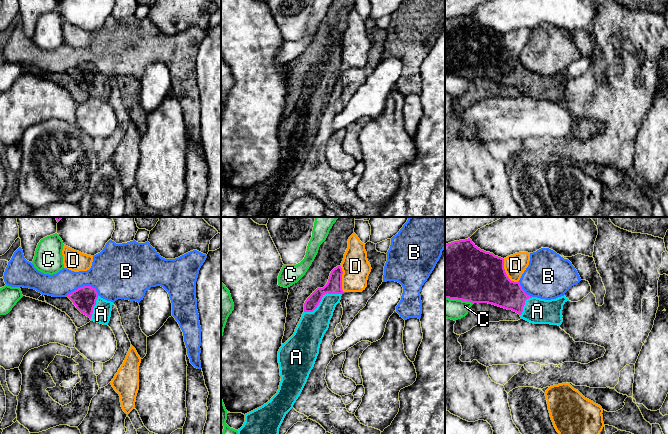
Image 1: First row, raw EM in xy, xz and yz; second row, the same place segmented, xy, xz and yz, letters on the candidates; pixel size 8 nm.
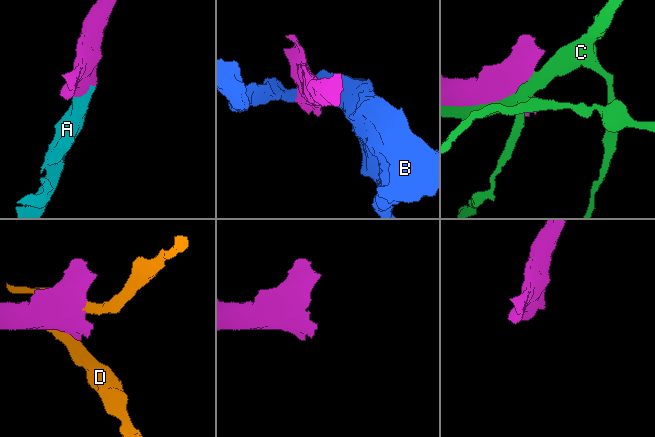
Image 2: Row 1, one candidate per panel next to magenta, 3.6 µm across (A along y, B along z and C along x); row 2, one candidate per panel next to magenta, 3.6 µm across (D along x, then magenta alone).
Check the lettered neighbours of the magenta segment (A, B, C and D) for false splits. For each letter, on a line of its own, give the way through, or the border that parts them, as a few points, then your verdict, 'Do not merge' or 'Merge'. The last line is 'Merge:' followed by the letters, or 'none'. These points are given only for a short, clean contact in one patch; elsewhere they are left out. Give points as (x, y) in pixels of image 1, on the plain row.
A: Path across: xz (334, 61), (321, 74), (321, 80), (312, 102). Merge
B: Boundary: xy (66, 71), (83, 62), (92, 62), (99, 71). Do not merge
C: Do not merge
D: Do not merge
Merge: A

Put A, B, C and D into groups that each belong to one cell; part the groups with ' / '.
A / B / C / D

